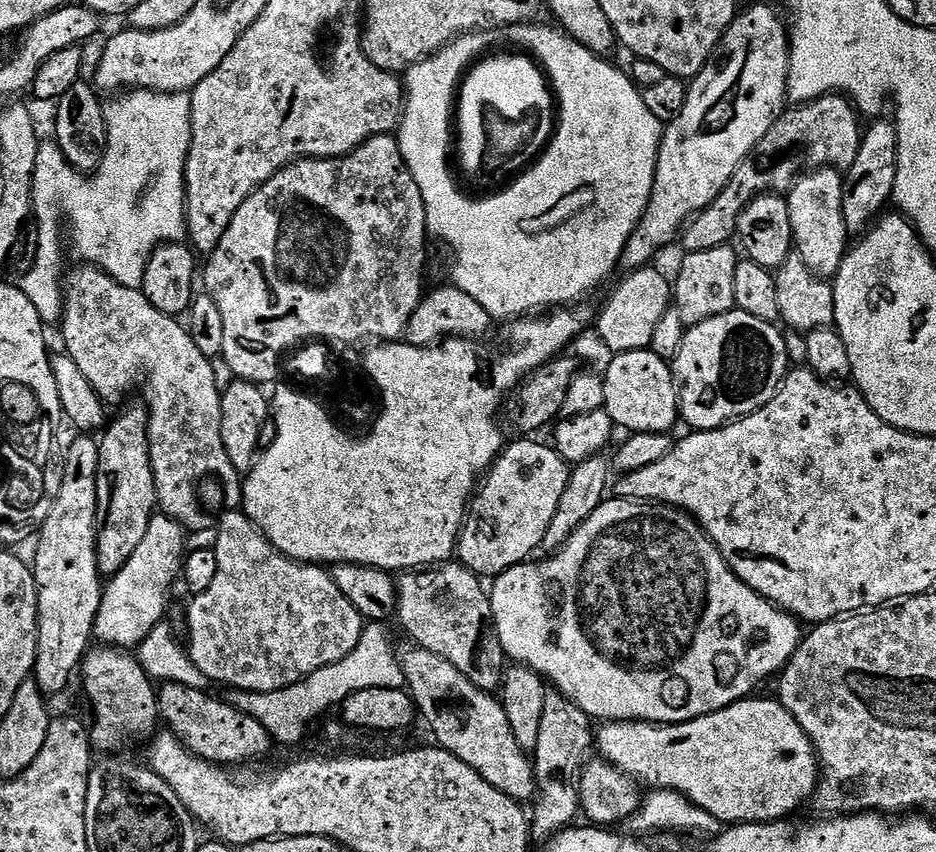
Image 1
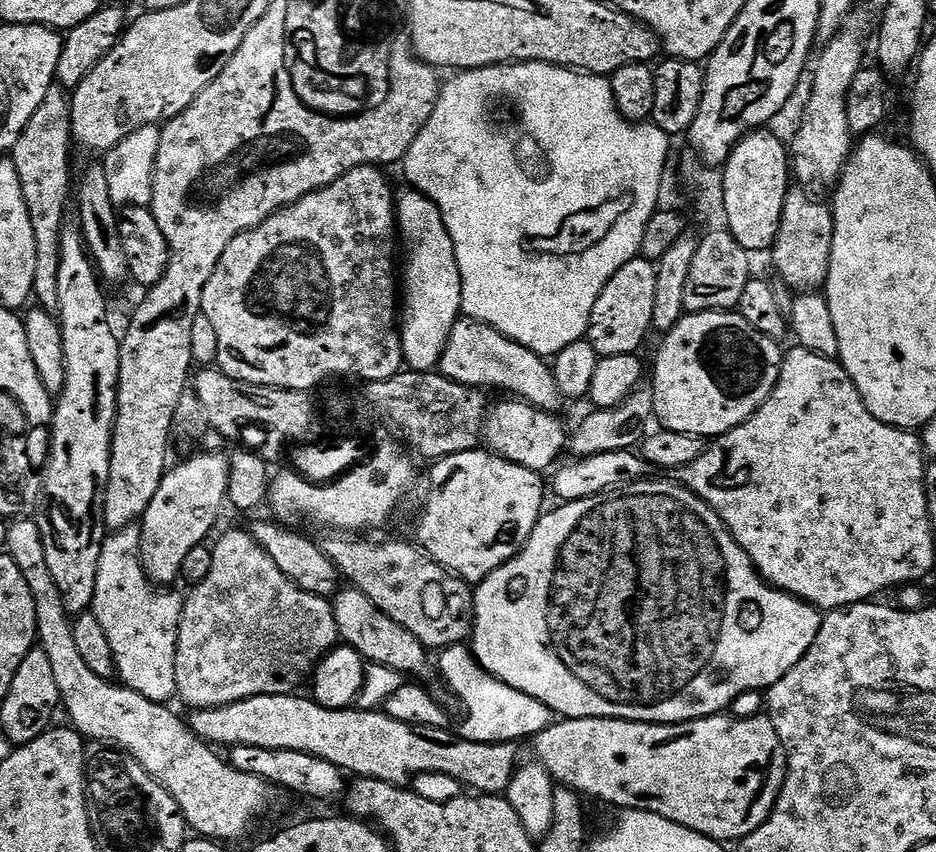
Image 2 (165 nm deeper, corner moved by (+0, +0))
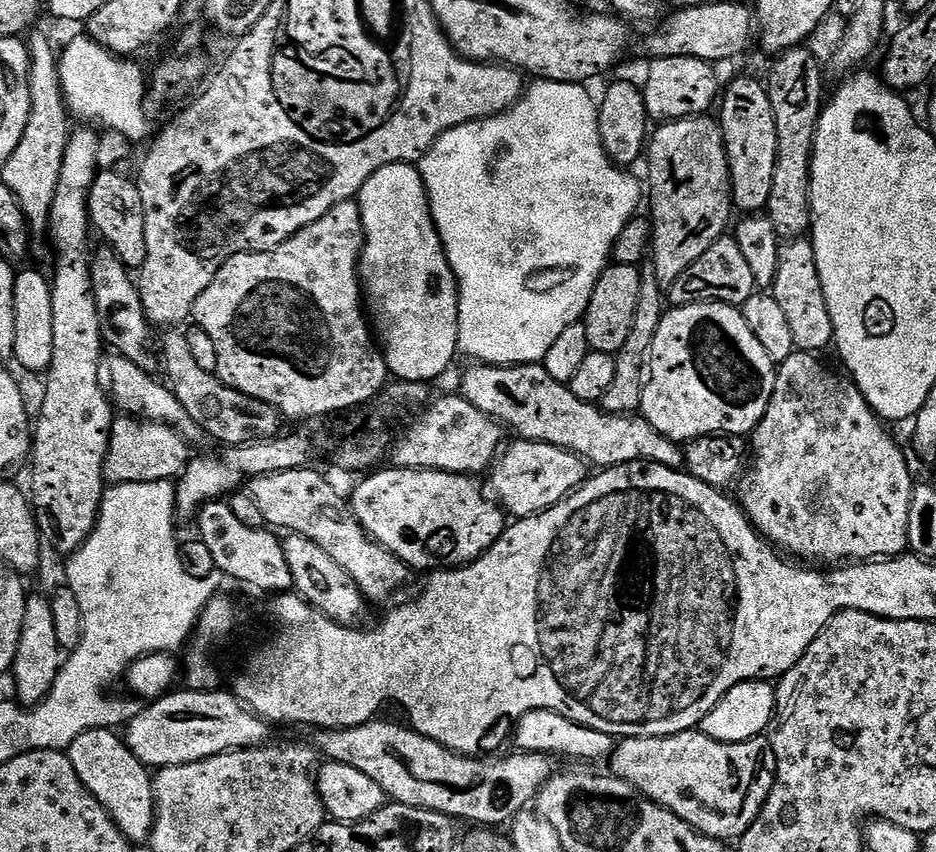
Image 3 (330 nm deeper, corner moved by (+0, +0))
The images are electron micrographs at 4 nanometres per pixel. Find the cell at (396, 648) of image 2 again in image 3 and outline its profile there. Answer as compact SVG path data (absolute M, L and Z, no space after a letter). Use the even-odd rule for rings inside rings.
M302 534L285 535L282 543L286 566L290 566L295 595L302 597L323 616L343 628L355 628L365 623L363 620L368 616L369 601L364 599L358 586L354 586L354 578L350 578L350 574L346 574L346 570L342 570L342 566L338 566L334 558L328 557L326 550L310 542L310 538L302 538Z

